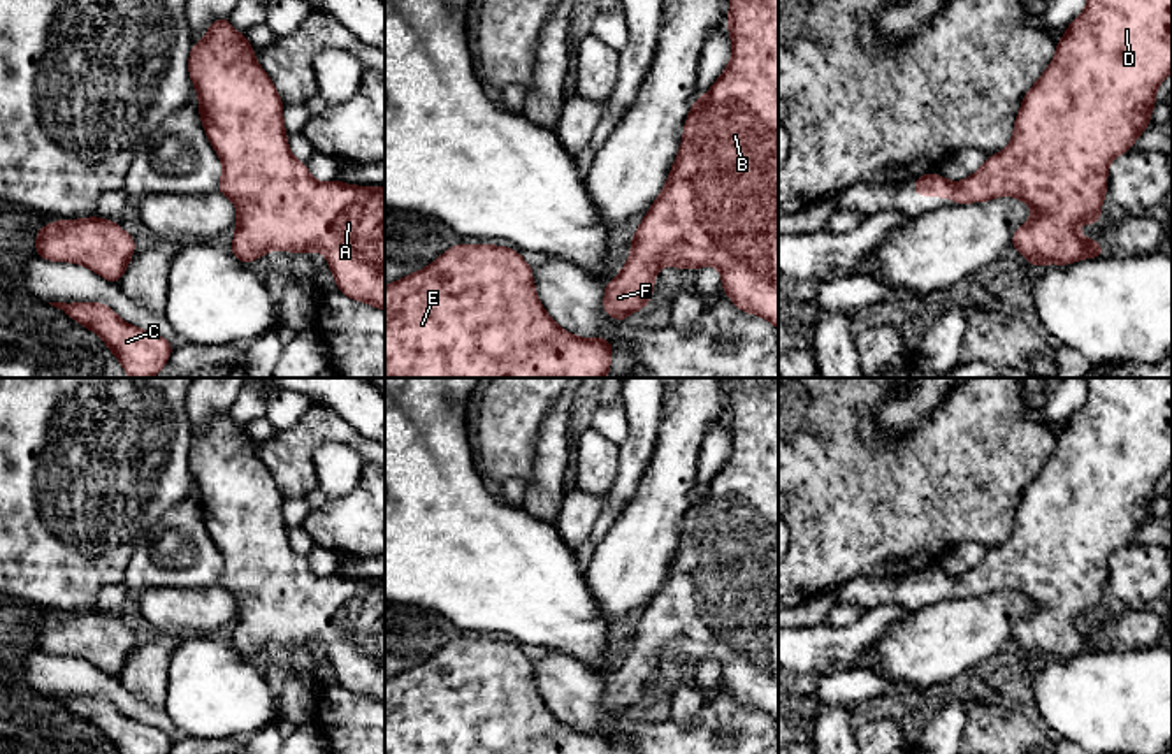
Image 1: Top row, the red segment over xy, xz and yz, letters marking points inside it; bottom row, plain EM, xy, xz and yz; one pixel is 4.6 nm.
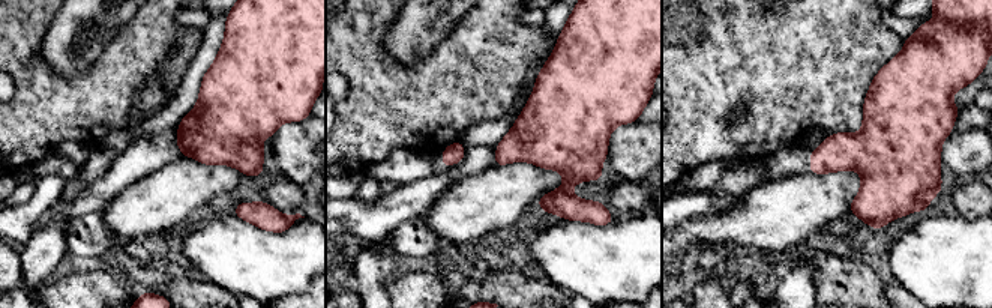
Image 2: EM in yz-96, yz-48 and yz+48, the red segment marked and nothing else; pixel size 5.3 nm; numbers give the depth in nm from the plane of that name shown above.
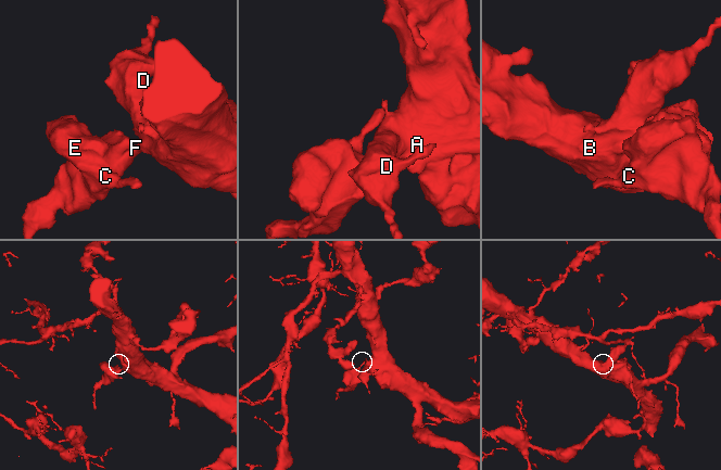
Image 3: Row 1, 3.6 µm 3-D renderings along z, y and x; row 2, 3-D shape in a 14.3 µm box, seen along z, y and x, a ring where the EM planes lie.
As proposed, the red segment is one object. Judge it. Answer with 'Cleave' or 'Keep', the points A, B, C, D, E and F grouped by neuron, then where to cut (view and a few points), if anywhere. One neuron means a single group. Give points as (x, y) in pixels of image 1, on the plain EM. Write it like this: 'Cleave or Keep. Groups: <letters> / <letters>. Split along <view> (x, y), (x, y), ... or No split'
Keep. Groups: A B C D E F. No split

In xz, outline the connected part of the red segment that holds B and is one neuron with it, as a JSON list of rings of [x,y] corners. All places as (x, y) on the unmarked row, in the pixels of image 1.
[[[731,378],[729,390],[729,431],[733,434],[731,455],[710,485],[698,490],[684,518],[684,533],[678,550],[671,561],[664,584],[645,608],[641,619],[631,633],[631,652],[626,656],[615,673],[604,678],[603,703],[613,714],[627,714],[638,703],[643,703],[654,689],[654,671],[664,659],[698,664],[703,659],[715,659],[722,668],[722,685],[733,698],[750,708],[759,708],[778,724],[778,378]]]

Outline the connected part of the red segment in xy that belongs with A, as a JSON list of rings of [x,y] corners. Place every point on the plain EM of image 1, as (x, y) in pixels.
[[[228,411],[213,415],[207,429],[193,436],[188,466],[199,485],[204,524],[223,559],[216,585],[237,601],[230,647],[250,659],[269,643],[320,643],[344,689],[385,705],[385,580],[350,580],[337,573],[318,576],[311,571],[307,559],[290,547],[283,496],[271,471]]]

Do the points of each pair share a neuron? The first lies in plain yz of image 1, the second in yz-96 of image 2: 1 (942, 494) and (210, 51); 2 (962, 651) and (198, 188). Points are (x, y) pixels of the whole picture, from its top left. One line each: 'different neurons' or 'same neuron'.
1: different neurons
2: same neuron

